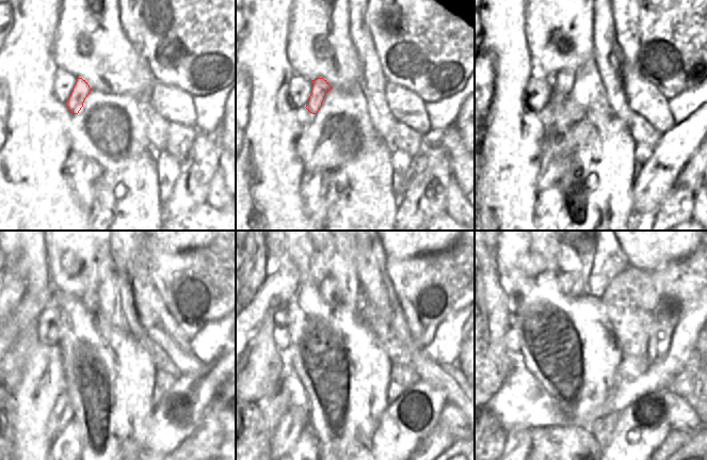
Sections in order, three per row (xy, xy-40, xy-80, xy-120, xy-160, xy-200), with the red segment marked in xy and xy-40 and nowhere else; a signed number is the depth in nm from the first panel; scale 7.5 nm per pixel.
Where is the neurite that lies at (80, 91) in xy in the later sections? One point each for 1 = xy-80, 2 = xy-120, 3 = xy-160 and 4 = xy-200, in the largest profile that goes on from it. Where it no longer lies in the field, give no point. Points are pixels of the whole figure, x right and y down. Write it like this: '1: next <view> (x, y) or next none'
1: next xy-80 (562, 82)
2: next xy-120 (90, 299)
3: next xy-160 (328, 289)
4: next xy-200 (572, 284)

